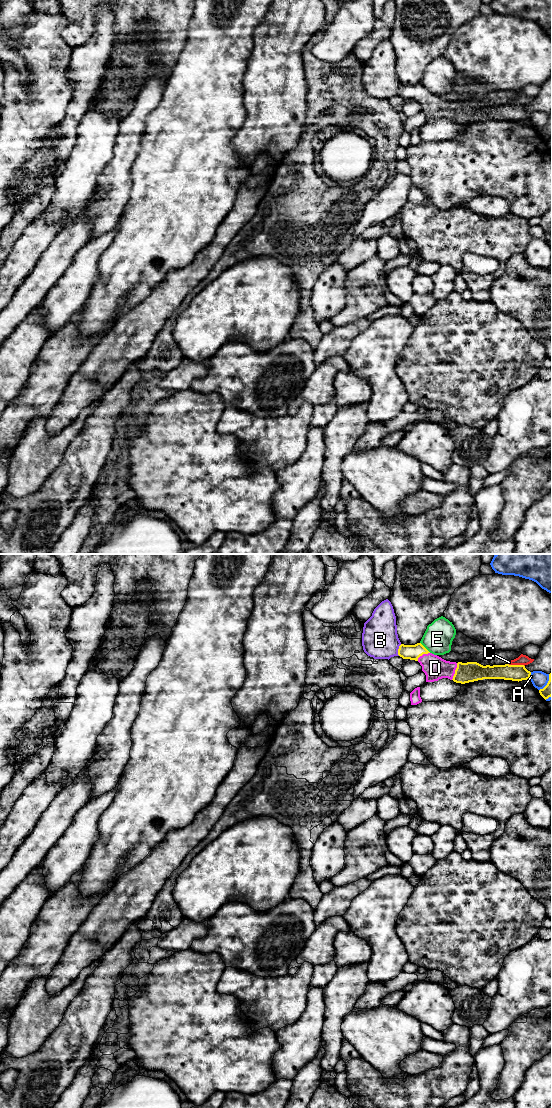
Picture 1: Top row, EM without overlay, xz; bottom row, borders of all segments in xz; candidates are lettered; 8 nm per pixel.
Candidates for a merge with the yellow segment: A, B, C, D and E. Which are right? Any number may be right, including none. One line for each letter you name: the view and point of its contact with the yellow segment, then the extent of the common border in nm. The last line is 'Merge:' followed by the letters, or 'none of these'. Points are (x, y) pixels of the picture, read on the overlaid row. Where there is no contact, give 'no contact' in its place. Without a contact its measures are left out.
D: meets yellow in xz at (455, 671); contact 140 nm long
Merge: D

